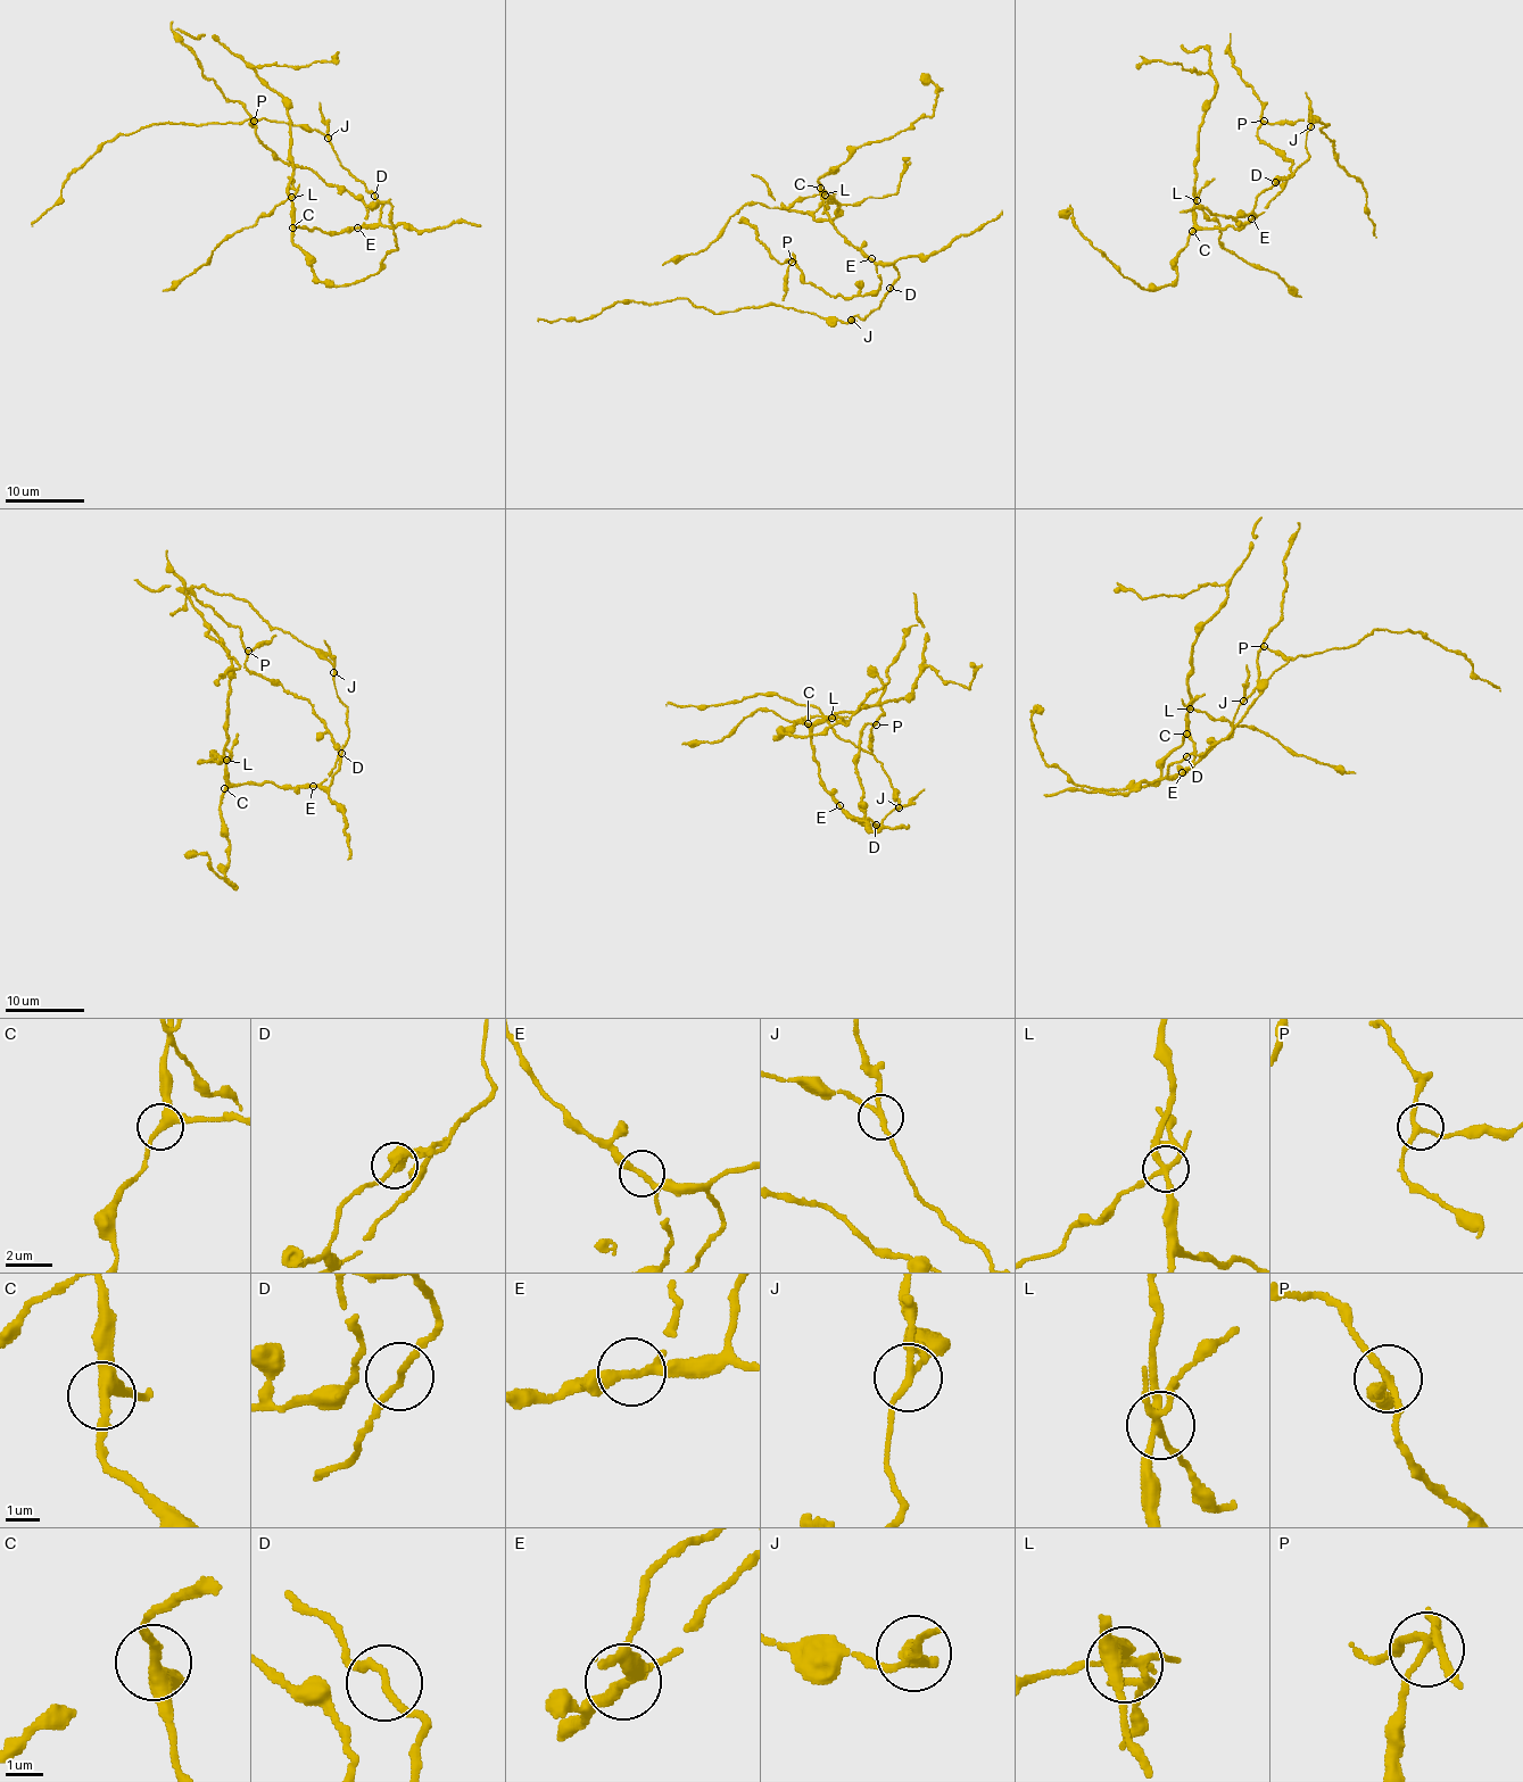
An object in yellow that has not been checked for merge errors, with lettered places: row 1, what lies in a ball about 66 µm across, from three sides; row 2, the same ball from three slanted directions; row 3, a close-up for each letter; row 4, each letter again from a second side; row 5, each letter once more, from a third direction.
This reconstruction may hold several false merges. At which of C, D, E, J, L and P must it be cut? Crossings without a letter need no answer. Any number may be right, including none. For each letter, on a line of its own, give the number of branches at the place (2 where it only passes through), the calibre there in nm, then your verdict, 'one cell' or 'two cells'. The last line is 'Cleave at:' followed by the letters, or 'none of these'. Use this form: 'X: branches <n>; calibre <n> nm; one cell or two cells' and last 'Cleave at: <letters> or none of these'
C: branches 3; calibre 300 nm; one cell
D: branches 2; calibre 170 nm; one cell
E: branches 3; calibre 240 nm; one cell
J: branches 3; calibre 170 nm; two cells
L: branches 5; calibre 240 nm; two cells
P: branches 3; calibre 180 nm; one cell
Cleave at: J, L

